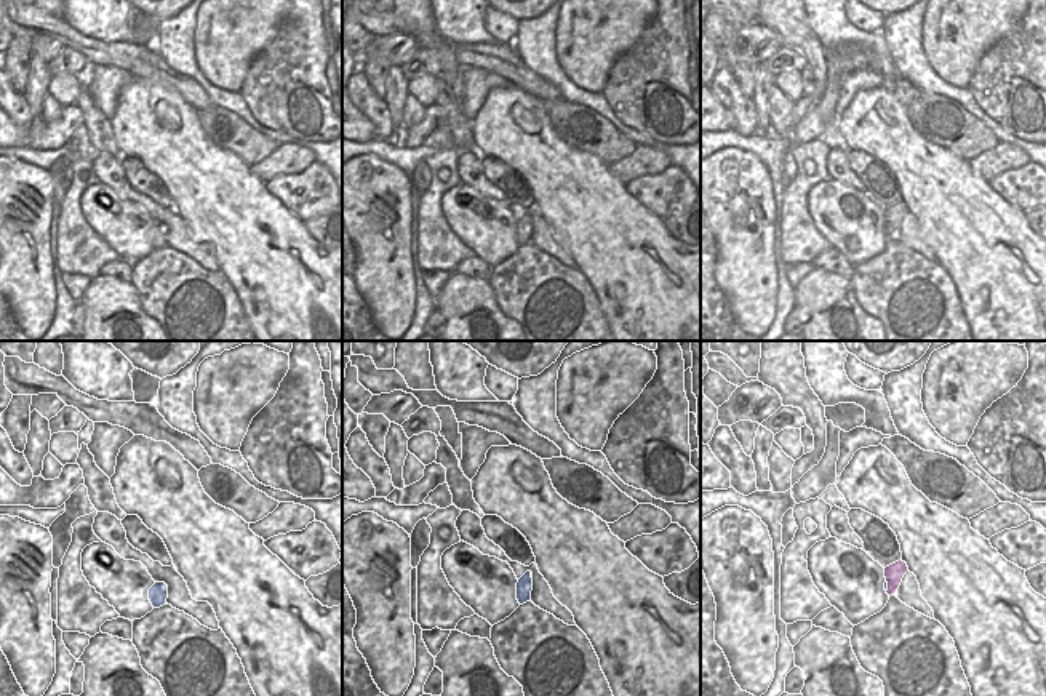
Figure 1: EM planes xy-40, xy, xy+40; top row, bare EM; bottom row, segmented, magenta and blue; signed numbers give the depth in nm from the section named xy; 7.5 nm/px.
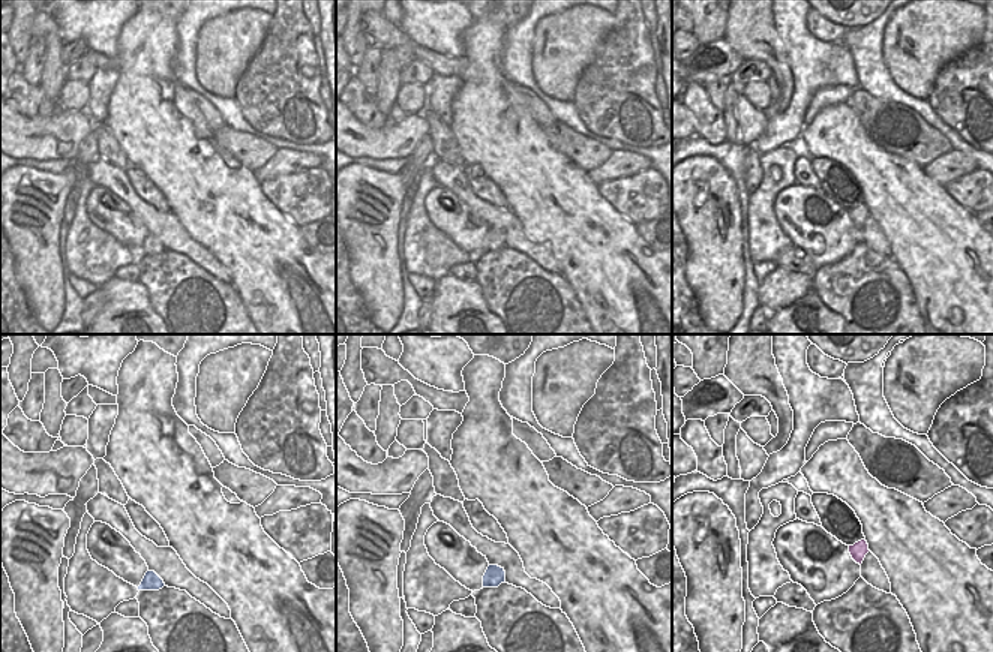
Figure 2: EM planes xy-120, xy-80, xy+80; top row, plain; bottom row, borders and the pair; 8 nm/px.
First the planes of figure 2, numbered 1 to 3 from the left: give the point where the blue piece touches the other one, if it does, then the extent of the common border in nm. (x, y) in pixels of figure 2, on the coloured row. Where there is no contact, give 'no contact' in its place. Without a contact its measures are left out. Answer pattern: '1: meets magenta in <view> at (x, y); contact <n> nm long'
1: no contact
2: no contact
3: no contact

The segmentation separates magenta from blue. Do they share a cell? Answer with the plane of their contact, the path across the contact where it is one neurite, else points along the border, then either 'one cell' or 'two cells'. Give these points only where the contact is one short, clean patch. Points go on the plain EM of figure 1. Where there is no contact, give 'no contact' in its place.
xy+40 | across xy+40 (893, 215), (888, 228), (885, 224) | one cell

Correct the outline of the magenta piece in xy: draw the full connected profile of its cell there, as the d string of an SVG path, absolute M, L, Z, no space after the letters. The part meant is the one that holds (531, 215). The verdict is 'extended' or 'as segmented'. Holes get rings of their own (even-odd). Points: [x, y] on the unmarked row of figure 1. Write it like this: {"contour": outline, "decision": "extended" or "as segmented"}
{"contour": "M526 213L517 224L517 242L520 246L531 242L533 214Z", "decision": "extended"}

